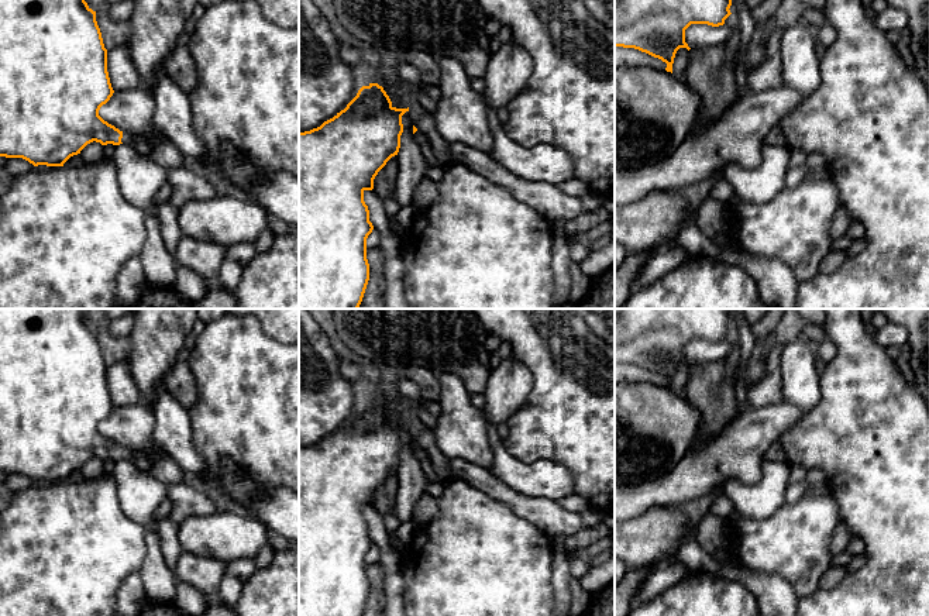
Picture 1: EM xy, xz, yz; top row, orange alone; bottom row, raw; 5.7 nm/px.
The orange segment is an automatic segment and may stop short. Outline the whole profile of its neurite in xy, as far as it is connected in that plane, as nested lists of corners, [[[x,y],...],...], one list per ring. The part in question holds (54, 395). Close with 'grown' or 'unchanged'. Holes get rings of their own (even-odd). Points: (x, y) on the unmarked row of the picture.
[[[0,309],[0,472],[23,474],[34,482],[63,482],[93,457],[128,460],[148,469],[148,457],[120,447],[99,431],[113,409],[107,365],[85,309]]]; grown

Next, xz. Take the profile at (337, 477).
[[[369,399],[333,434],[299,448],[299,616],[362,616],[369,596],[367,554],[374,546],[364,507],[374,505],[378,488],[398,471],[406,427],[392,421],[382,402]]]; unchanged

